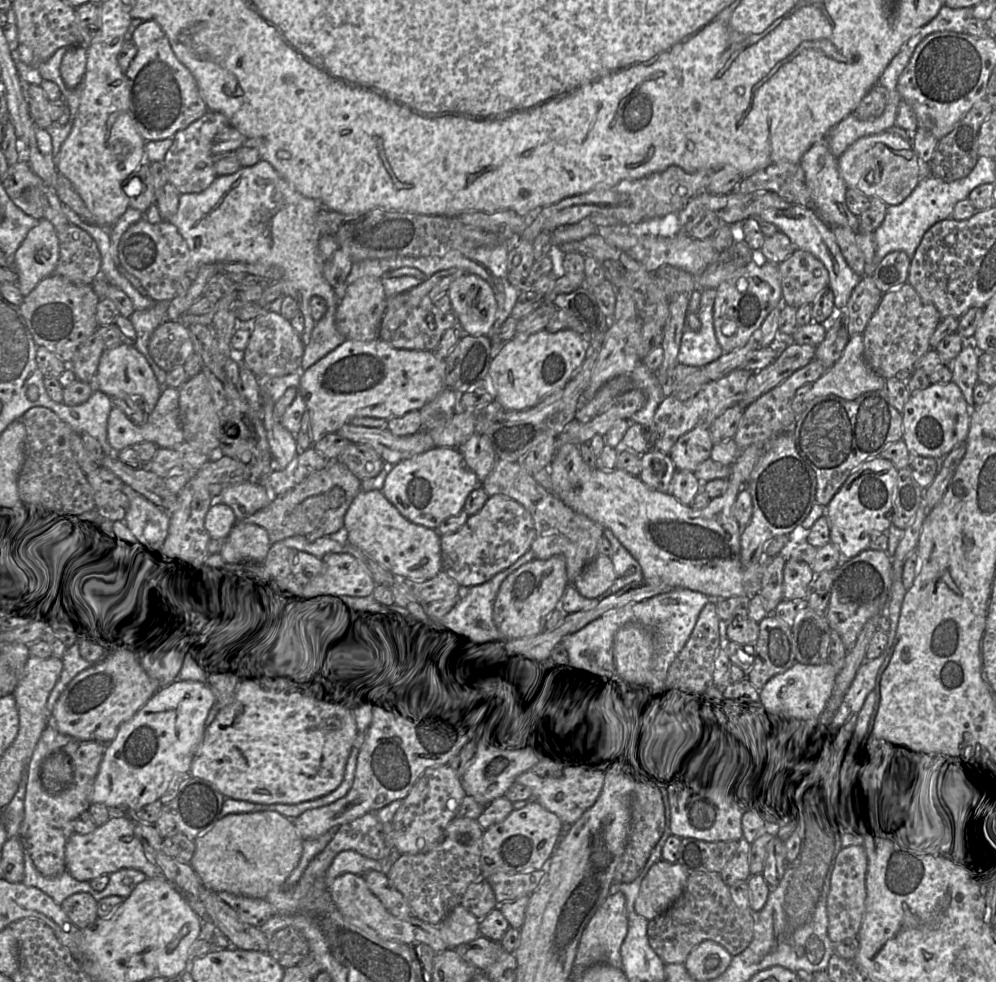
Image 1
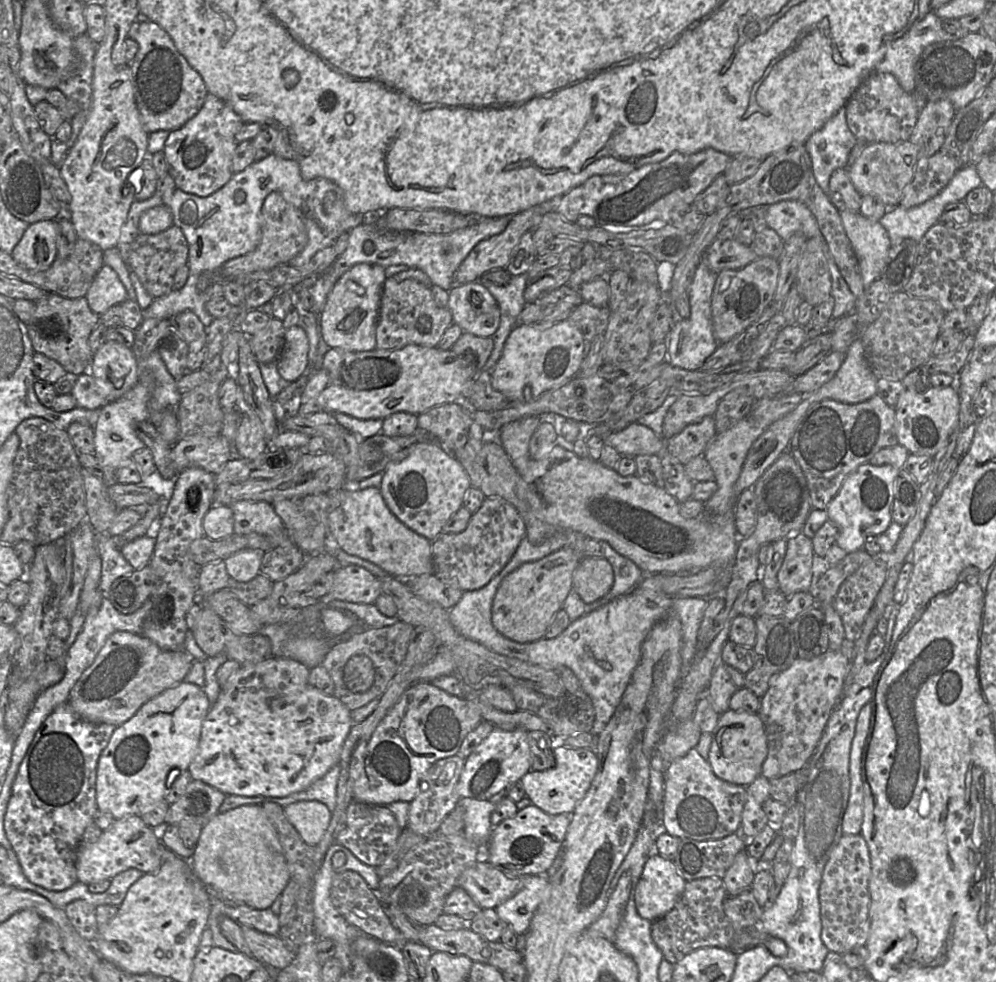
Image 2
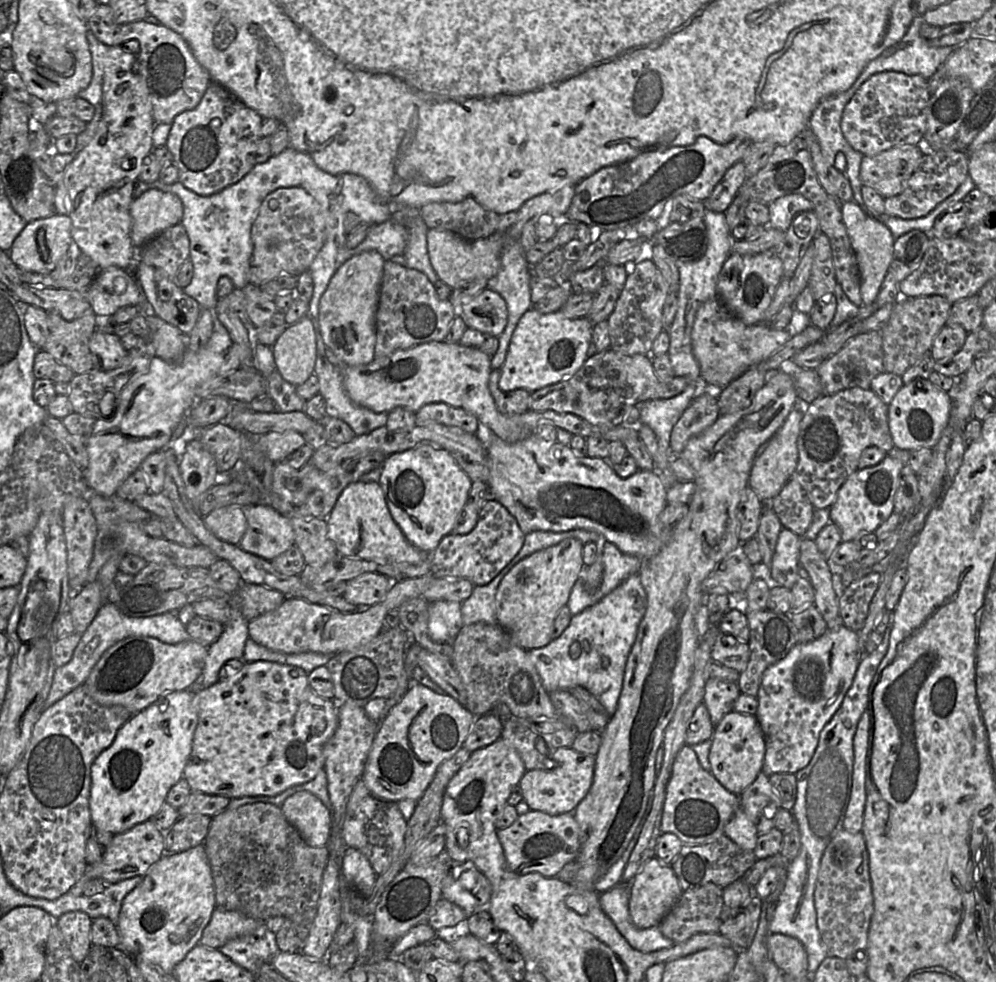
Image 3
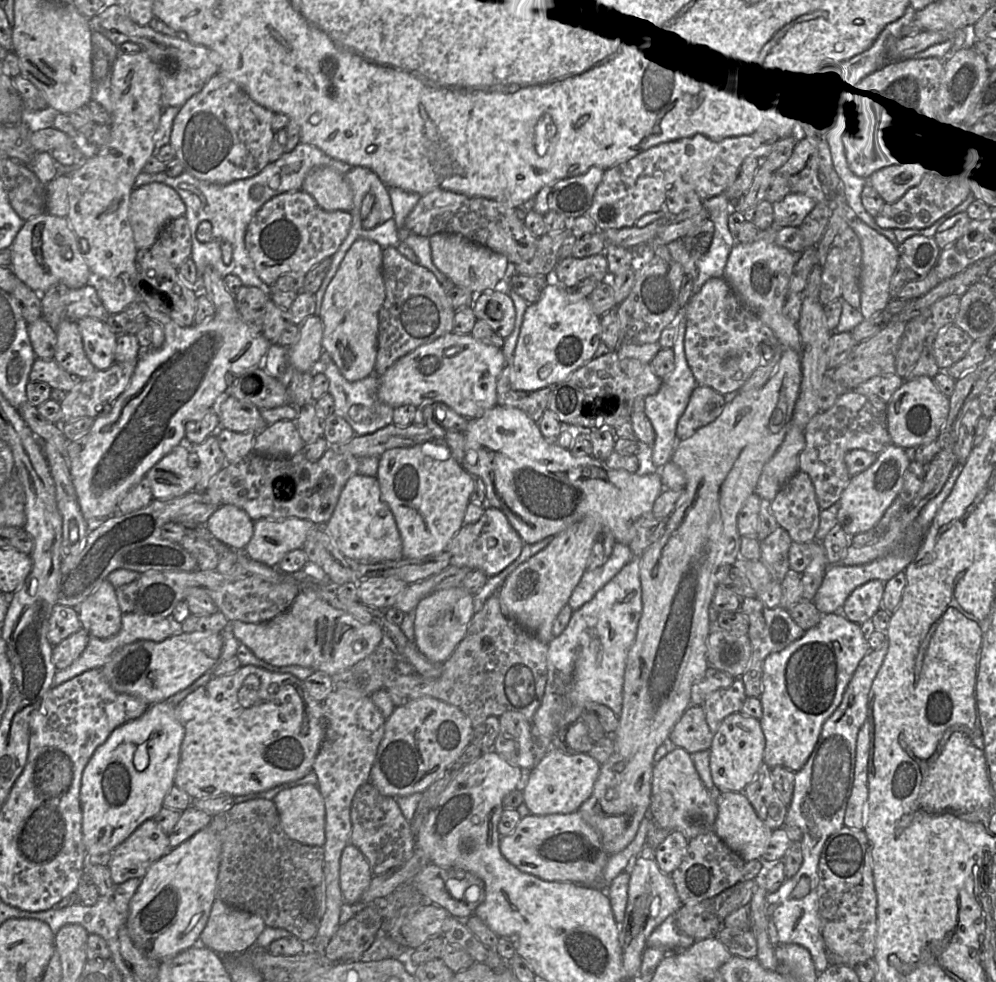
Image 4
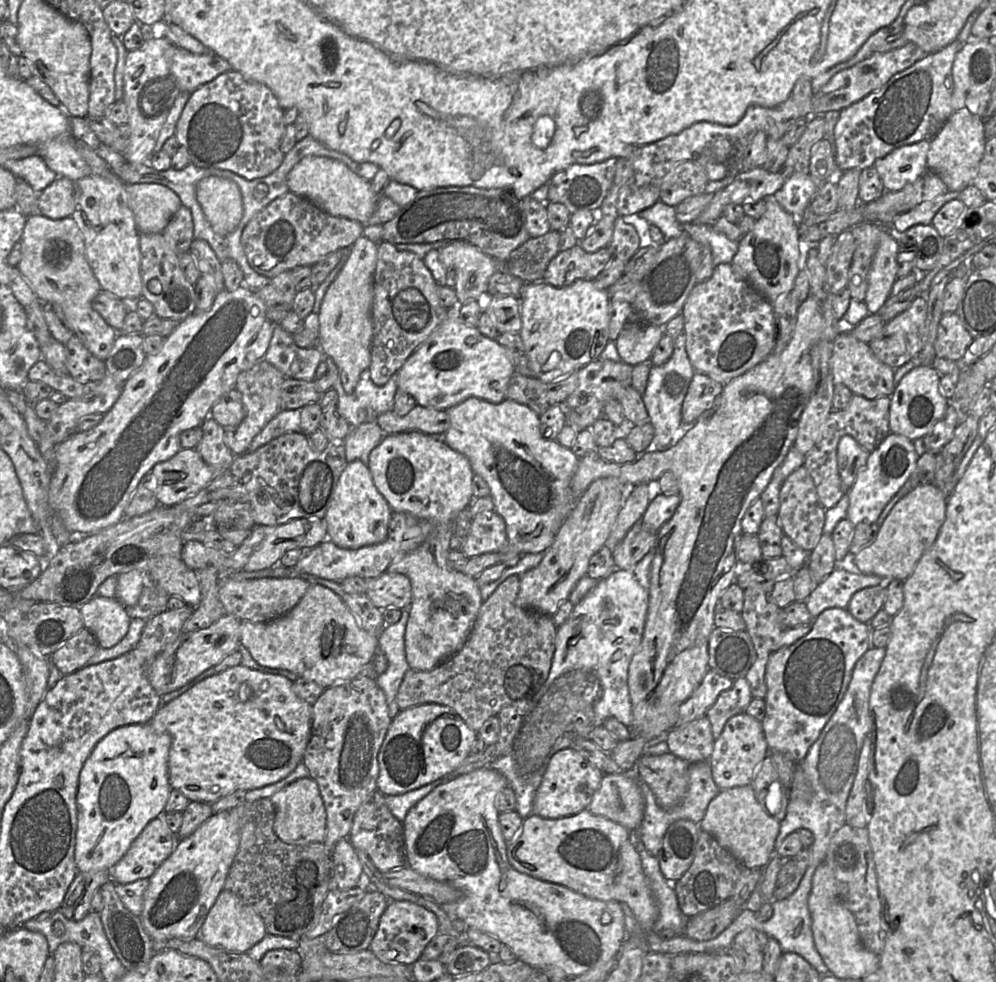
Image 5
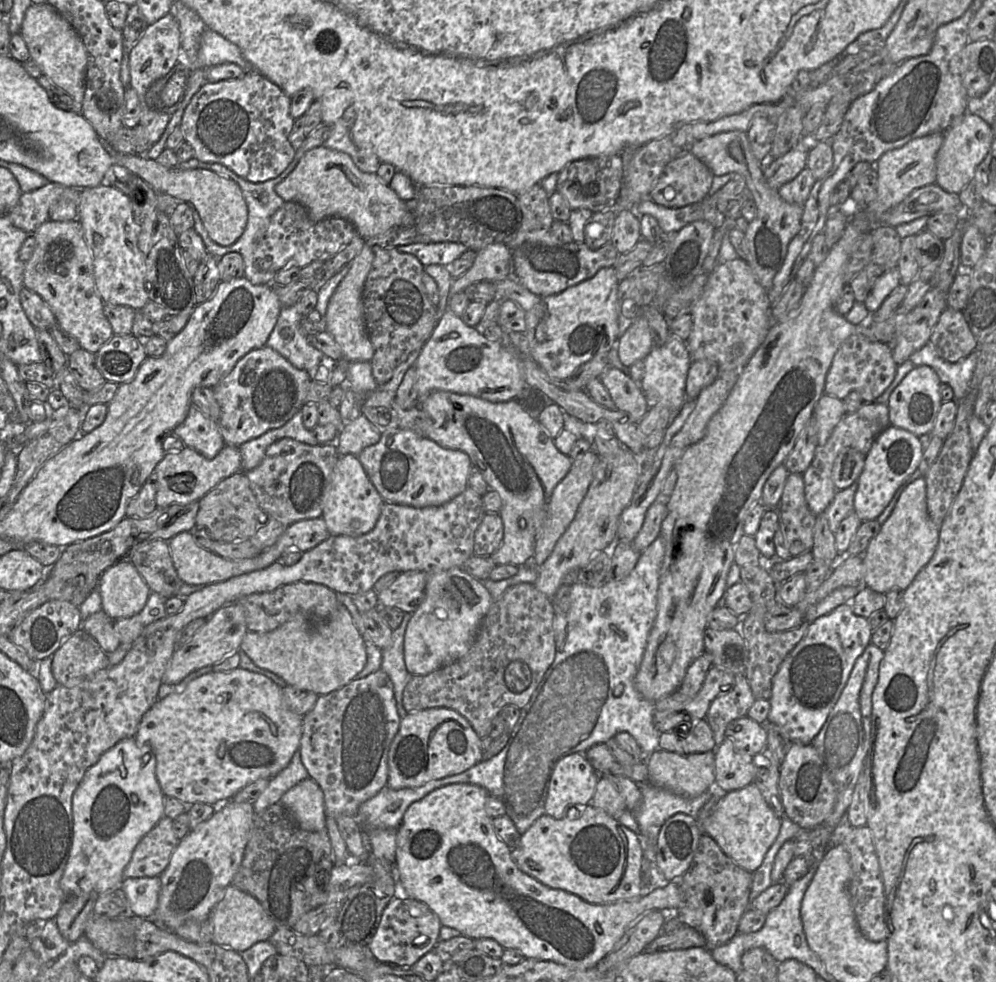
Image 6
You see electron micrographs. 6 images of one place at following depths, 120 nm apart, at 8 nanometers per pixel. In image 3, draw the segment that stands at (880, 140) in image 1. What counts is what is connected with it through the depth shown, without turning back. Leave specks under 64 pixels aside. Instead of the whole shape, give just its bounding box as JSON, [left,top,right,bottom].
[860,139,927,198]

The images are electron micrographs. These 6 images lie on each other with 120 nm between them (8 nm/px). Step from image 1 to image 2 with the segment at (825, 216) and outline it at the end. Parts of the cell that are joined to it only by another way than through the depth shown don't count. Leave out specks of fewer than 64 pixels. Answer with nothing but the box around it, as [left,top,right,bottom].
[805,106,858,194]

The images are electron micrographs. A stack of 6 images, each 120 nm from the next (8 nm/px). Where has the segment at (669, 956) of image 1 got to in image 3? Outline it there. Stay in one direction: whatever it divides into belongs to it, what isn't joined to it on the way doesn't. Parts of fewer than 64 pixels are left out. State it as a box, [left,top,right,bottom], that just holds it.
[659,883,723,944]

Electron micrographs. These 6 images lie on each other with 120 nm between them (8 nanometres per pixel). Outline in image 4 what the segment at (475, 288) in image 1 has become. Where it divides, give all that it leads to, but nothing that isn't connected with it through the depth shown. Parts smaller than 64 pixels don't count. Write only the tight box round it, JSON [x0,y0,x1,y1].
[472,291,516,338]

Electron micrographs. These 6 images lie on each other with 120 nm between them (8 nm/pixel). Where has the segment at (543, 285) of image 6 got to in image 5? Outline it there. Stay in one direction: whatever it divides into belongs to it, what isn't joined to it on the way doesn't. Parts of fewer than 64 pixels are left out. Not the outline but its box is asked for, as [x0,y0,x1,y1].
[543,244,612,287]

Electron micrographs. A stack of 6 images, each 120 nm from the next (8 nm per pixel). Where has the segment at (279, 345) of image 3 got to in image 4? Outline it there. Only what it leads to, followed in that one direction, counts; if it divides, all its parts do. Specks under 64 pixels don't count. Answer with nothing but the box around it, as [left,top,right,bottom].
[288,315,323,372]

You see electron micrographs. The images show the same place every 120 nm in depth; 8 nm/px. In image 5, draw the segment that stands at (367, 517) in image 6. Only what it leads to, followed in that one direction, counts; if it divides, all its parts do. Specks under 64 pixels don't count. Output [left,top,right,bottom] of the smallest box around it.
[324,460,392,549]

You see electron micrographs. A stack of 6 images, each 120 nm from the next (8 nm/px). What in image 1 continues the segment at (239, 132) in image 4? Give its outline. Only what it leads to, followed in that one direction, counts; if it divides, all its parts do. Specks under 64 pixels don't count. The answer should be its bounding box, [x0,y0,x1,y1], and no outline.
[164,110,230,194]

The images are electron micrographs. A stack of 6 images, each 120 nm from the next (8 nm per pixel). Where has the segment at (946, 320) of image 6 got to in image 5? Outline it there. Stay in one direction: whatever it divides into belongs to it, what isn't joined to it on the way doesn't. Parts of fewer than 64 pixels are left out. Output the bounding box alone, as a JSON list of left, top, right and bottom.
[934,313,973,361]

